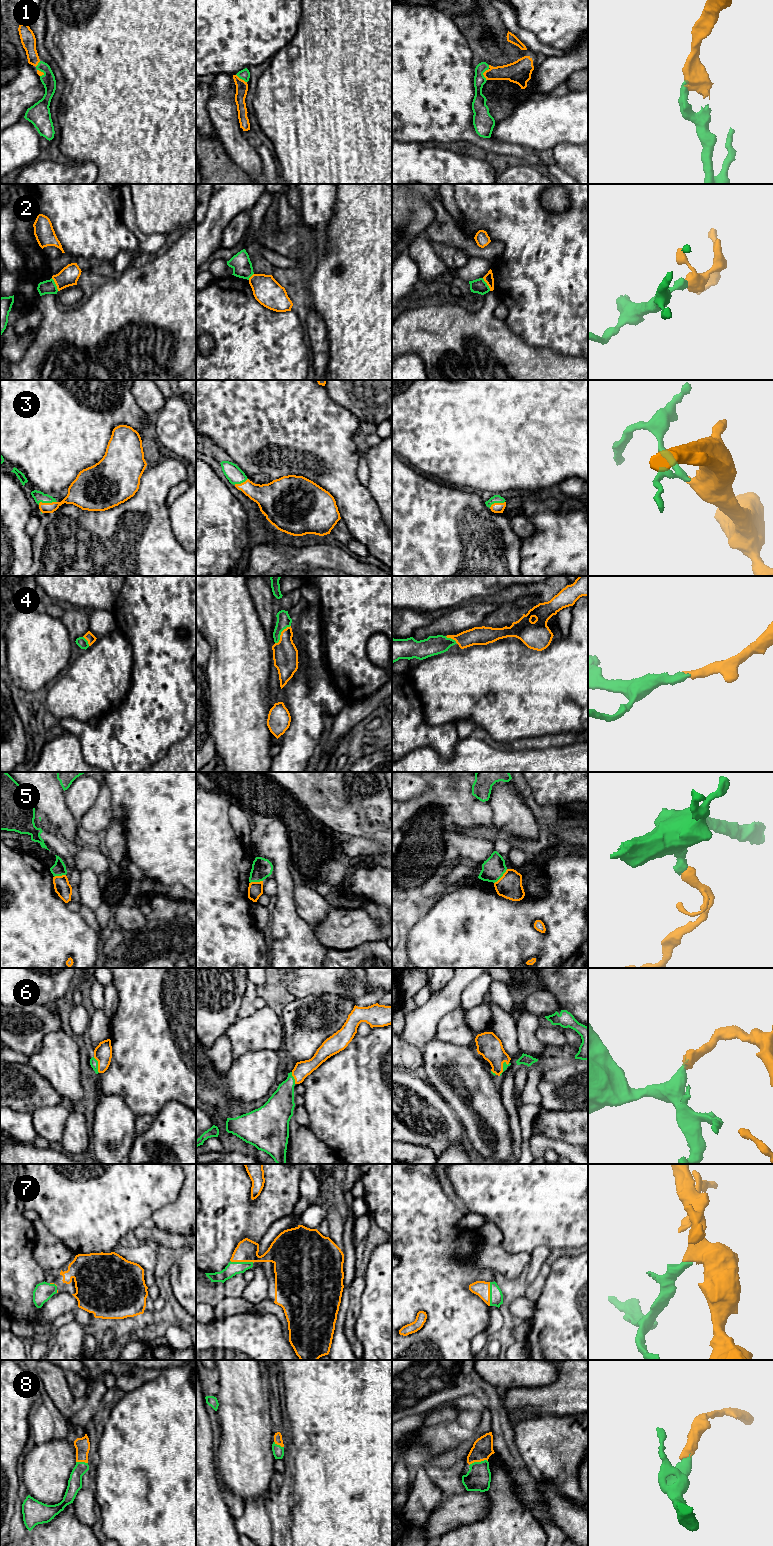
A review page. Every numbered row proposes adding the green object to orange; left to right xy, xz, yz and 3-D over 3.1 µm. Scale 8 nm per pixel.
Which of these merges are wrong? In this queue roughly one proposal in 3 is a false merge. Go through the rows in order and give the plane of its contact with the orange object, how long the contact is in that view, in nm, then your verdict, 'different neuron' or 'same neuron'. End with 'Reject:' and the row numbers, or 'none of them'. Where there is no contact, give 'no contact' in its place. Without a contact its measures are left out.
1: yz | 130 nm | same neuron
2: xy | 120 nm | different neuron
3: xy | 150 nm | same neuron
4: xz | 200 nm | same neuron
5: yz | 160 nm | different neuron
6: xy | 140 nm | same neuron
7: yz | 190 nm | same neuron
8: yz | 160 nm | same neuron
Reject: 2, 5

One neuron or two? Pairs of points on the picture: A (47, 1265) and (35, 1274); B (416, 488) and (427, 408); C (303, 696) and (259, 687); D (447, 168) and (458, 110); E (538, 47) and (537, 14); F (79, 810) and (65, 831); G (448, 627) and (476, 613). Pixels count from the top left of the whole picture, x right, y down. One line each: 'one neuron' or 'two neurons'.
A: two neurons
B: two neurons
C: two neurons
D: two neurons
E: two neurons
F: two neurons
G: one neuron

